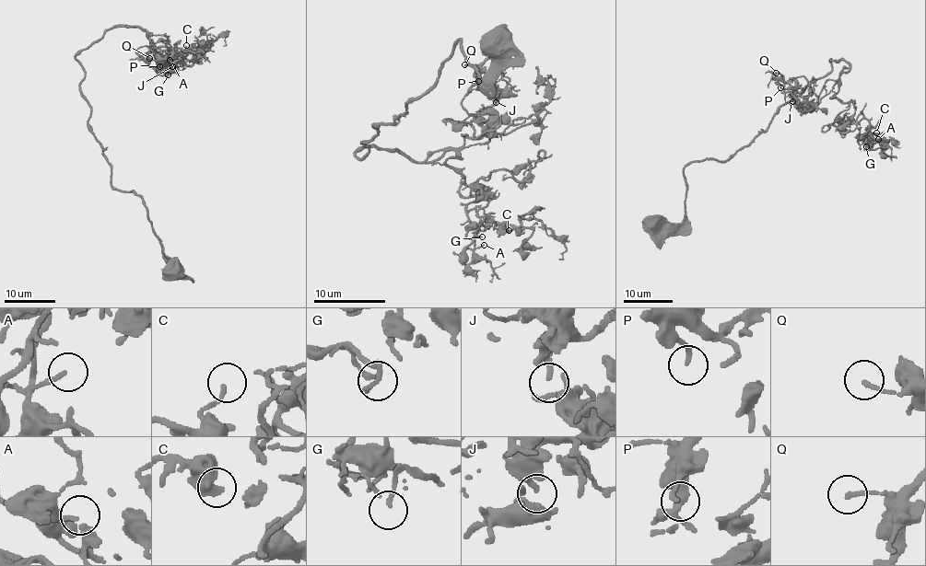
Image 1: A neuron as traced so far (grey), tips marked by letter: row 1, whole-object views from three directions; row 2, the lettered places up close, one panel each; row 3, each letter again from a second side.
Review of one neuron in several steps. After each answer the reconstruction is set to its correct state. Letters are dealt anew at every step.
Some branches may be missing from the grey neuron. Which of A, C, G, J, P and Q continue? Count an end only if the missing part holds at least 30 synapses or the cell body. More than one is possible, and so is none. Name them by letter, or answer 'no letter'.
no letter

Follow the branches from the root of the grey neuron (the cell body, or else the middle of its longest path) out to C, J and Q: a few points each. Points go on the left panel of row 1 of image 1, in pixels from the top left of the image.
C: (173, 271), (142, 197), (111, 185), (75, 55), (119, 26), (146, 32), (140, 59), (186, 45)
J: (173, 271), (142, 197), (111, 185), (75, 55), (106, 30), (138, 27), (172, 66)
Q: (173, 271), (142, 197), (111, 185), (75, 55), (132, 26), (151, 32), (158, 60), (149, 58)

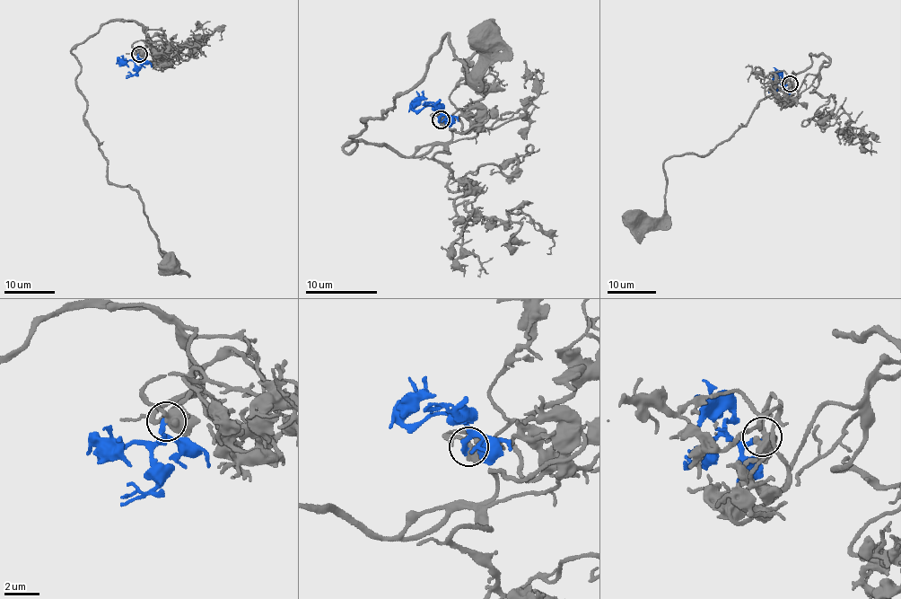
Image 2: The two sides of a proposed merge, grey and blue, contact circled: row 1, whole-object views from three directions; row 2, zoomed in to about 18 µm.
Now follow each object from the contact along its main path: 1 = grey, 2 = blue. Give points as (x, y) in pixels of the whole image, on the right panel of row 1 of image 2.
1: (791, 83), (794, 97), (829, 57), (811, 54), (713, 150), (667, 158), (664, 213), (633, 220)
2: (791, 84), (783, 85), (773, 67)

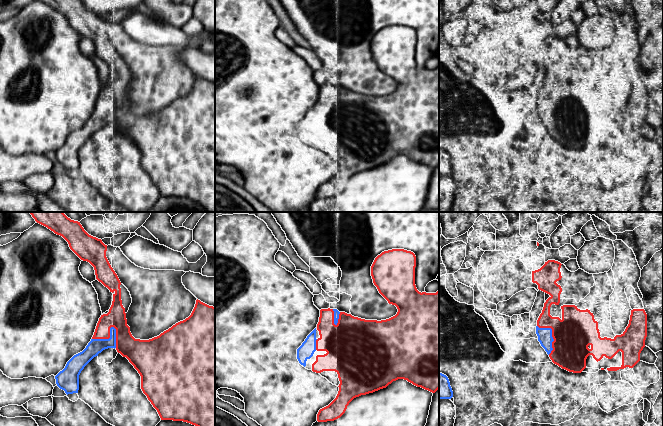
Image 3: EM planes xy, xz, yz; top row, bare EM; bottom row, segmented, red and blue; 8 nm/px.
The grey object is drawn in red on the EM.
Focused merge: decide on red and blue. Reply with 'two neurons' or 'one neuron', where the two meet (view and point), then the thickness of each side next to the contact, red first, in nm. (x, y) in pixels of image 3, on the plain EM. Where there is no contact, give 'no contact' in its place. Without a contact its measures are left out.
one neuron; contact xy (108, 114); calibres 190 and 120 nm

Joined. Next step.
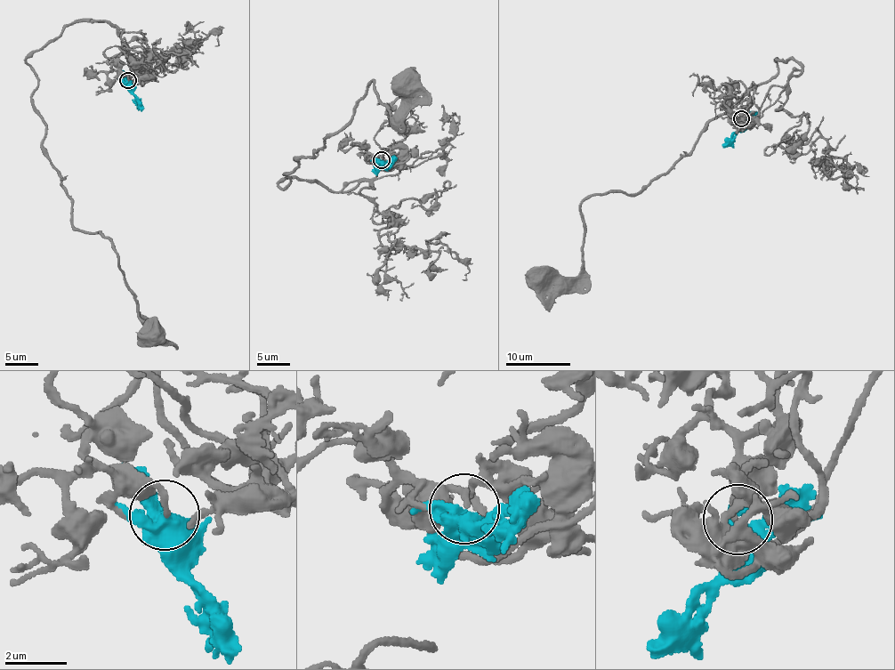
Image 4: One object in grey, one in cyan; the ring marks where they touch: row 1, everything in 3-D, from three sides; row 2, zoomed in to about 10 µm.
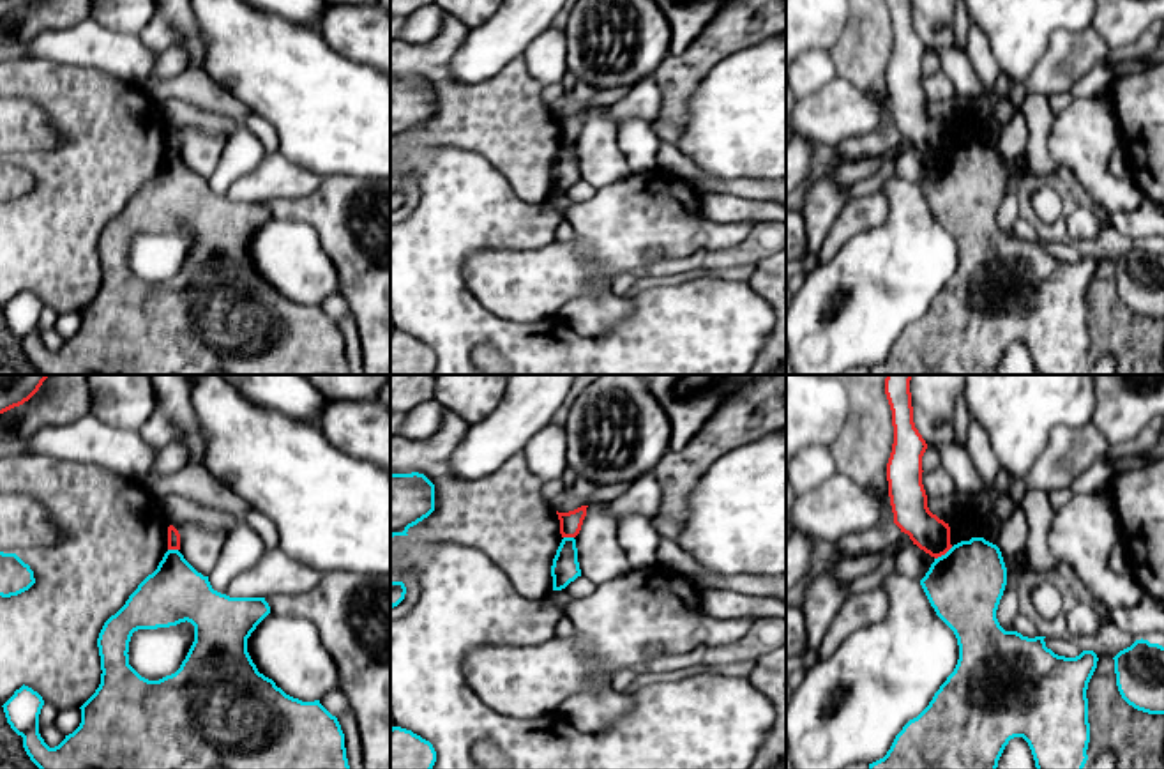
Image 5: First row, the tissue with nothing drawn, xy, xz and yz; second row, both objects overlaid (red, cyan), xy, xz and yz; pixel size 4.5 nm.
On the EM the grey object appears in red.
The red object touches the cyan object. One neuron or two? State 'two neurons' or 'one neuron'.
two neurons

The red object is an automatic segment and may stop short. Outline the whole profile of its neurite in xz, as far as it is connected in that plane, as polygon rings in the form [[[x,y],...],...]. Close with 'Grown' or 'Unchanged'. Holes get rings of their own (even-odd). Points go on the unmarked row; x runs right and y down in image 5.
[[[581,110],[574,115],[569,117],[558,117],[558,124],[560,124],[560,138],[562,141],[576,141],[581,134],[583,124],[586,120],[586,111],[588,110]]]. Unchanged

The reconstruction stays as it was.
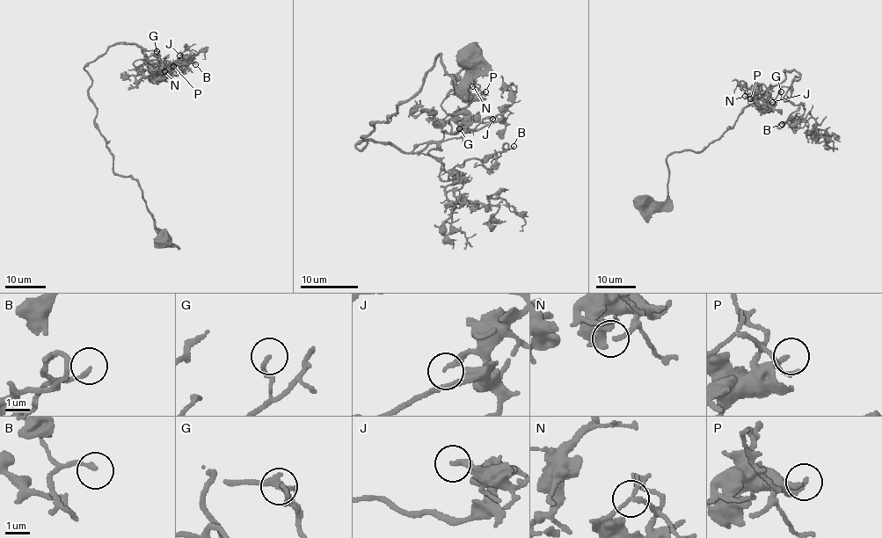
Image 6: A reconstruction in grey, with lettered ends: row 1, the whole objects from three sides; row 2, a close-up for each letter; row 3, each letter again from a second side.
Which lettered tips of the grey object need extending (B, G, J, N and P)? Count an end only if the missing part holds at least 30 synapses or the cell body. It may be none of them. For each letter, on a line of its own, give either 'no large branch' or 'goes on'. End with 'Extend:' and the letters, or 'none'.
B: goes on
G: no large branch
J: no large branch
N: no large branch
P: no large branch
Extend: B

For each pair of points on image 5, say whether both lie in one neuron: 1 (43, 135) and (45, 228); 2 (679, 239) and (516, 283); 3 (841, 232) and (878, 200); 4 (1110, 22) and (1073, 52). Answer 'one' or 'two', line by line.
1: two
2: one
3: one
4: two

